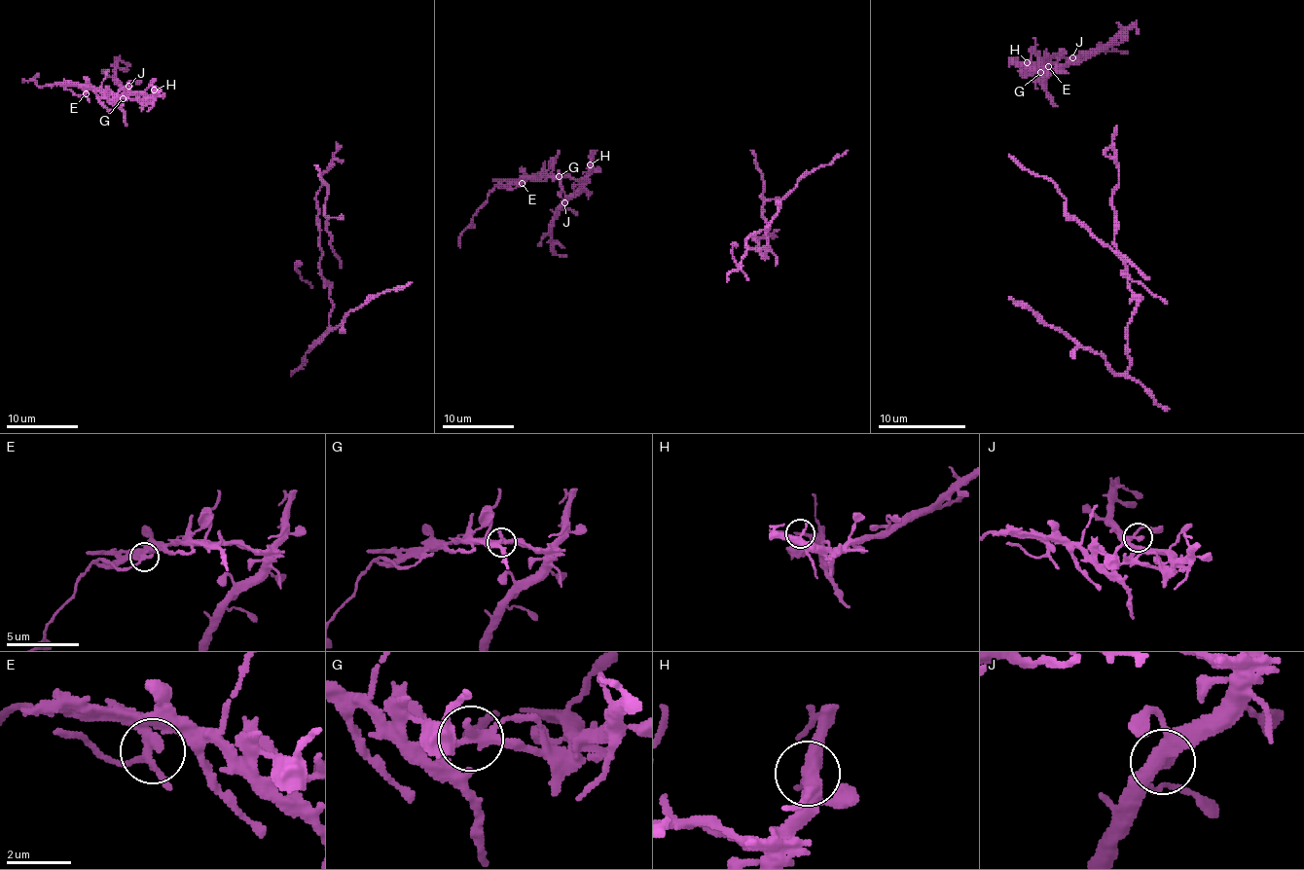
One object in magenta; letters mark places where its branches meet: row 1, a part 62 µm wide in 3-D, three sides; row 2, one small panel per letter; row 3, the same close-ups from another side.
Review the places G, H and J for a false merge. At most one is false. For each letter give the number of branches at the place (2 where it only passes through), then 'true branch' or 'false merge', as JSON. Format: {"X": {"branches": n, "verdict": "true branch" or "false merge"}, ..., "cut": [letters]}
{"G": {"branches": 3, "verdict": "false merge"}, "H": {"branches": 2, "verdict": "true branch"}, "J": {"branches": 2, "verdict": "true branch"}, "cut": ["G"]}

